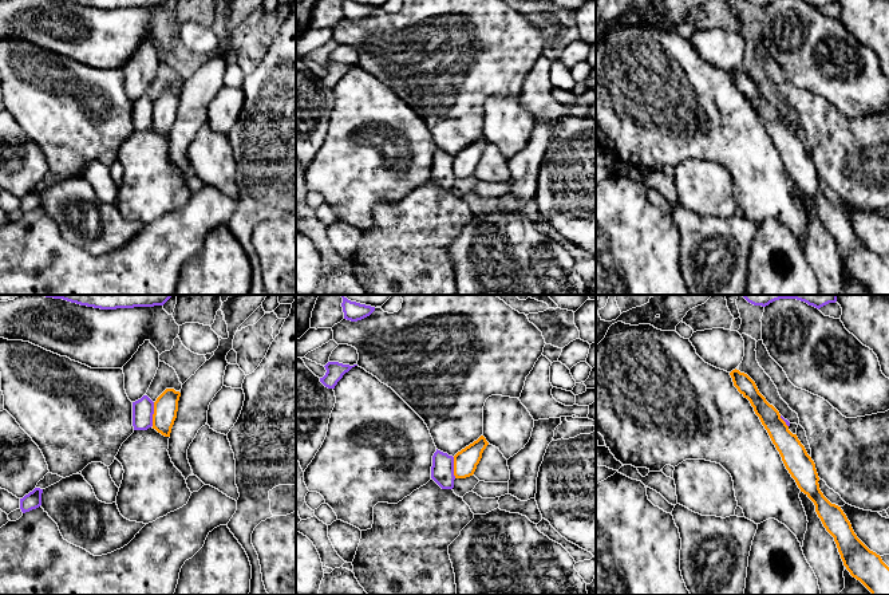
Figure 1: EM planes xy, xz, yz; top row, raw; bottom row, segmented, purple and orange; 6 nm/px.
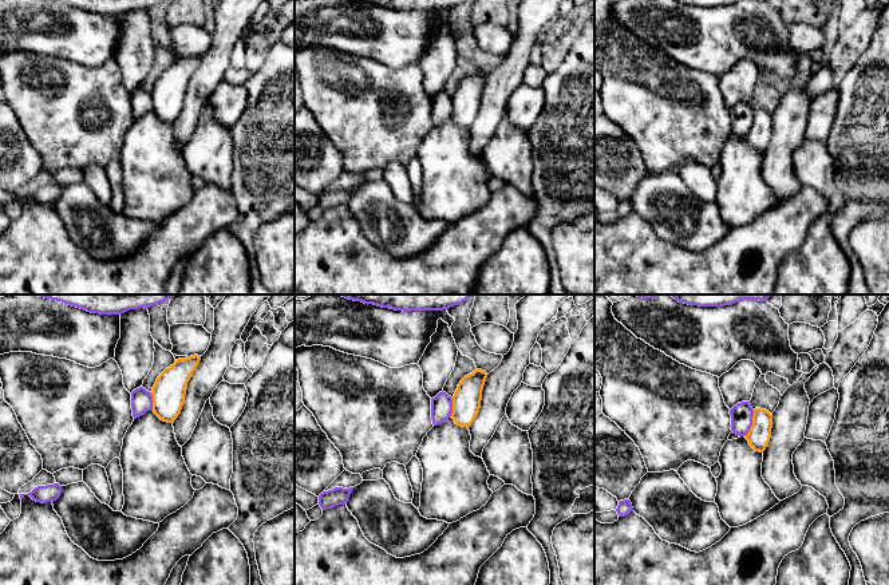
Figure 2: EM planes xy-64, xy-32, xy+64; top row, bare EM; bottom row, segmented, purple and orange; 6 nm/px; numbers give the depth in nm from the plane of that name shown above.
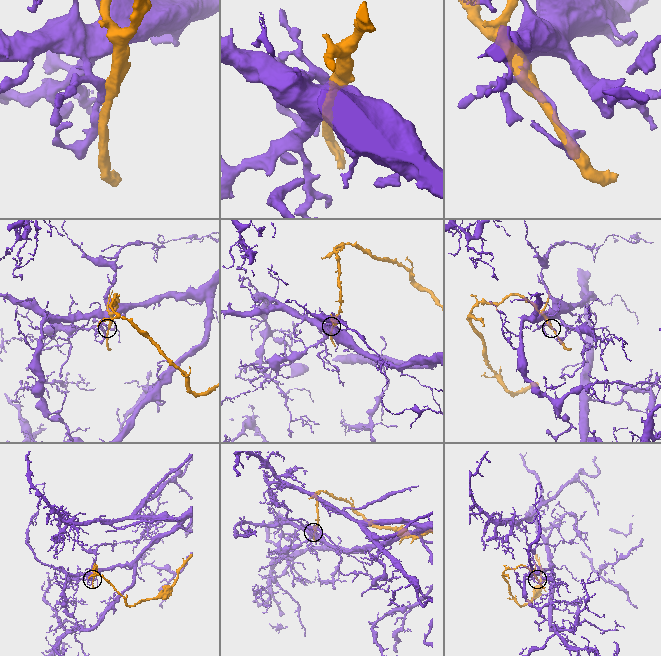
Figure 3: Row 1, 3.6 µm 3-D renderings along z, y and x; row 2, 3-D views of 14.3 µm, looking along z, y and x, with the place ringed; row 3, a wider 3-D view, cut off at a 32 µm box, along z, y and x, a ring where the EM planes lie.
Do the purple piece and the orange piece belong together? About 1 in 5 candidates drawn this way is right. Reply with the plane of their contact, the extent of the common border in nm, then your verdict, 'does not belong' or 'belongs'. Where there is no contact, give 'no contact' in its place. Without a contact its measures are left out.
meets purple in xy; contact 140 nm long; does not belong

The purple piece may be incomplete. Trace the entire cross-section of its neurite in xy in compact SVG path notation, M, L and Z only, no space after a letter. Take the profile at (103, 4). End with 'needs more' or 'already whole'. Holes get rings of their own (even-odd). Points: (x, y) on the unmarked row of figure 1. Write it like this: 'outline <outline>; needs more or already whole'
outline M67 0L67 1L100 9L116 9L116 8L163 5L167 0Z; already whole

